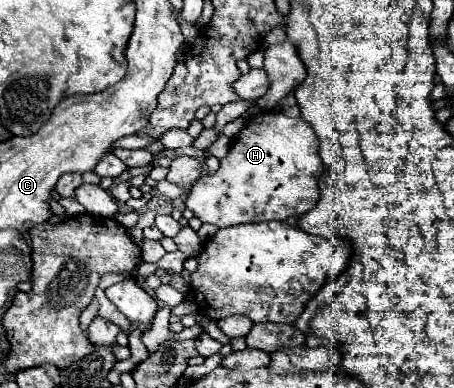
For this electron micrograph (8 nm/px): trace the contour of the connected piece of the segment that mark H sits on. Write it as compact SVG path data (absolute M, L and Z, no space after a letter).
M279 110L259 112L247 120L229 148L229 154L221 160L219 170L213 176L199 178L189 190L185 206L195 212L203 222L211 222L219 228L263 222L263 220L287 220L289 216L303 216L319 202L319 178L323 174L323 162L319 156L319 138L303 118L289 118Z

